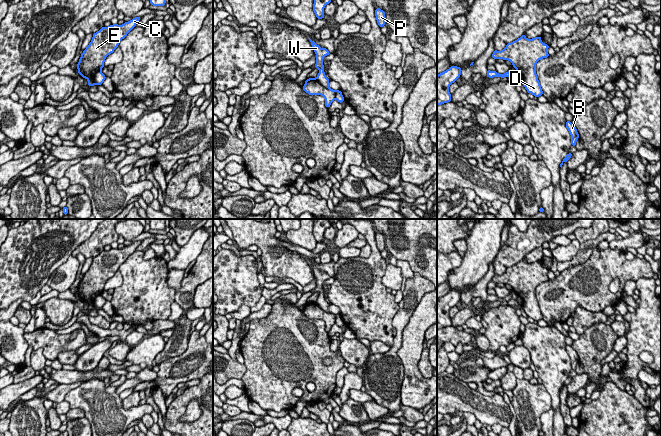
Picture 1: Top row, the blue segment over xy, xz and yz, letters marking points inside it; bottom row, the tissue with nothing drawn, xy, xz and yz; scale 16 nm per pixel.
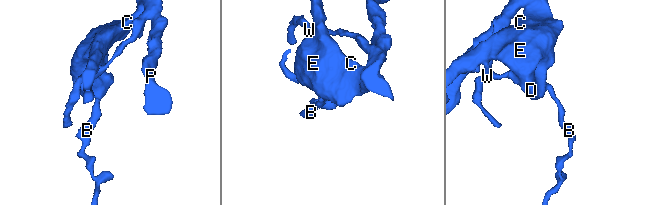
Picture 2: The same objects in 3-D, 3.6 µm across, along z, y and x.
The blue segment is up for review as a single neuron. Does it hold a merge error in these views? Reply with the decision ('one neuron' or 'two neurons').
two neurons

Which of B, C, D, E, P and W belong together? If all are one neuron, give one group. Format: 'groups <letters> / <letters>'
groups B P W / C D E

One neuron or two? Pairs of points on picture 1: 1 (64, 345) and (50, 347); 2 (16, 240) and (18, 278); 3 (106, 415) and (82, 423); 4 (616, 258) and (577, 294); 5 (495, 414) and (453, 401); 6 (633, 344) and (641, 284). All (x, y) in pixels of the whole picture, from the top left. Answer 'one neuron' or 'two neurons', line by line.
1: one neuron
2: one neuron
3: two neurons
4: one neuron
5: one neuron
6: one neuron

